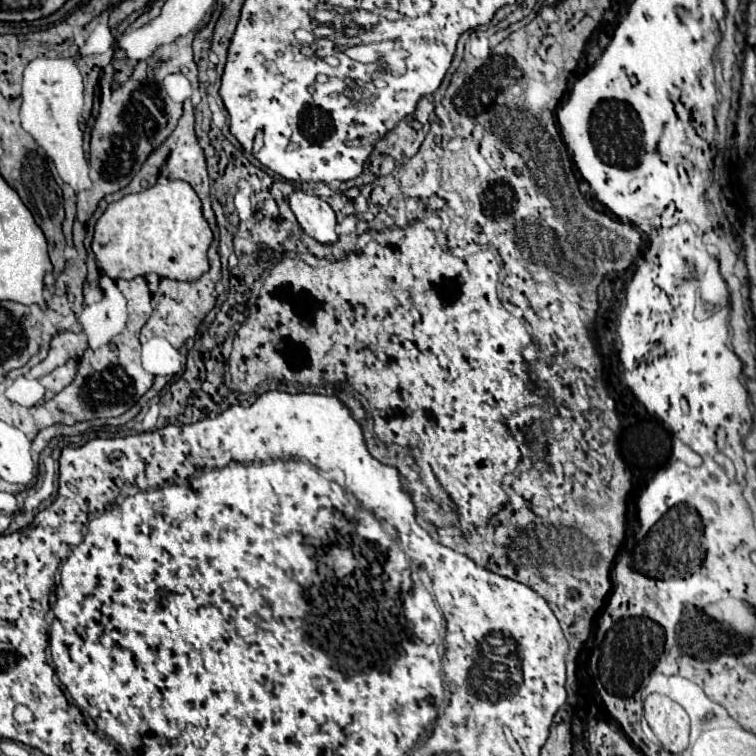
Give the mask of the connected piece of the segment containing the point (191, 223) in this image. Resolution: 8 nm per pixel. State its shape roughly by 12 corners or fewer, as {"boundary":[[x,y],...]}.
{"boundary":[[183,180],[111,202],[91,248],[113,280],[197,280],[213,234]]}

